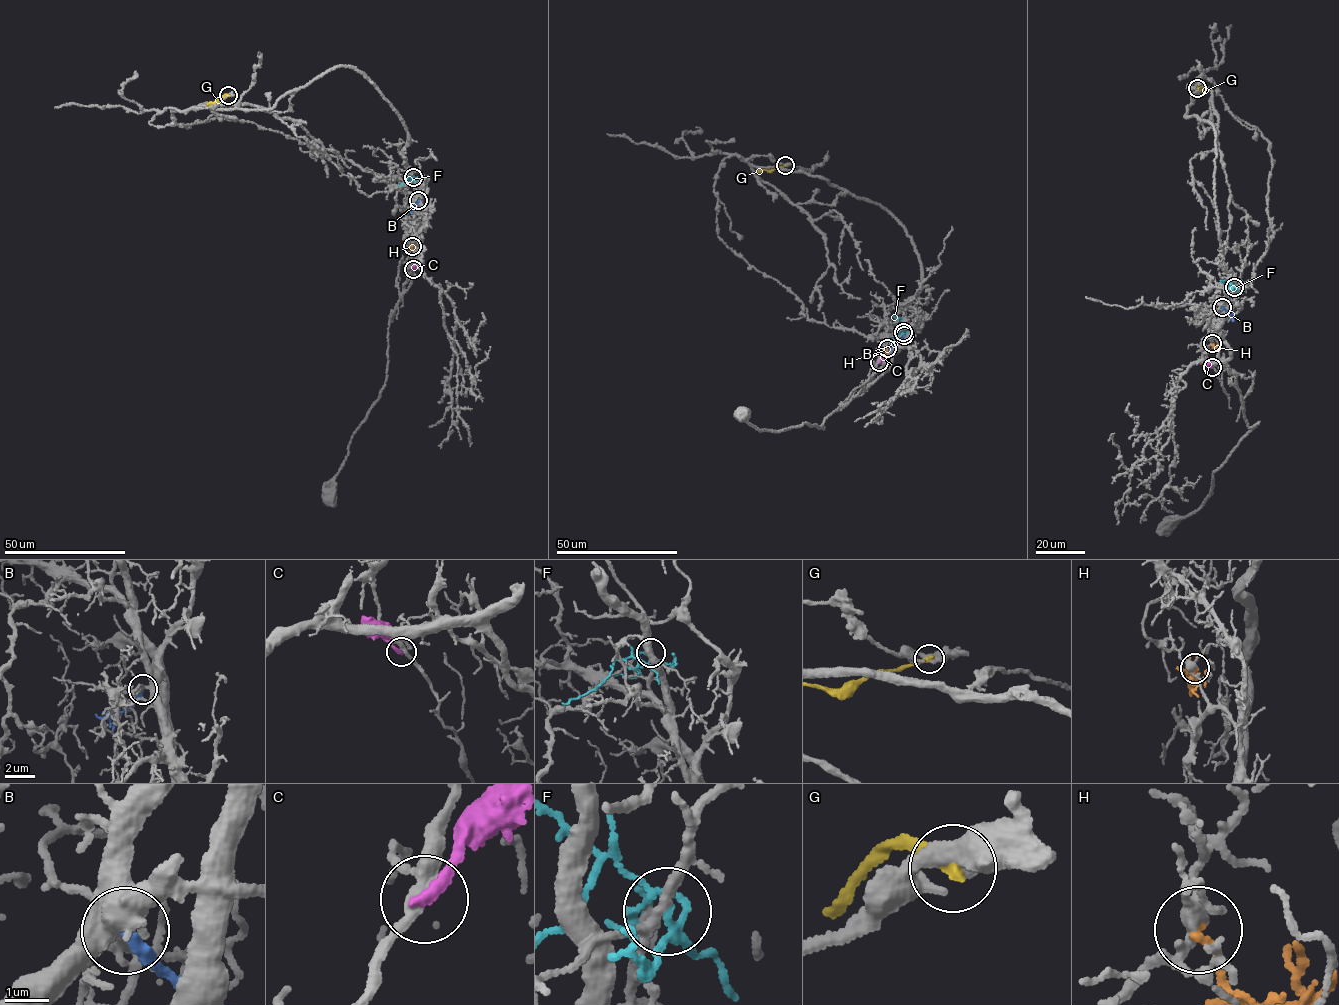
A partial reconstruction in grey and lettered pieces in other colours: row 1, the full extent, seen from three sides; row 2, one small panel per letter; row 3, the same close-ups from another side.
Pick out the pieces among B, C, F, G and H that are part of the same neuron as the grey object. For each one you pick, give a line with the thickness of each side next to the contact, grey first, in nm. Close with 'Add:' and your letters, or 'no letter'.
H: 280 nm thick on the grey side, 190 nm on the other
Add: H

